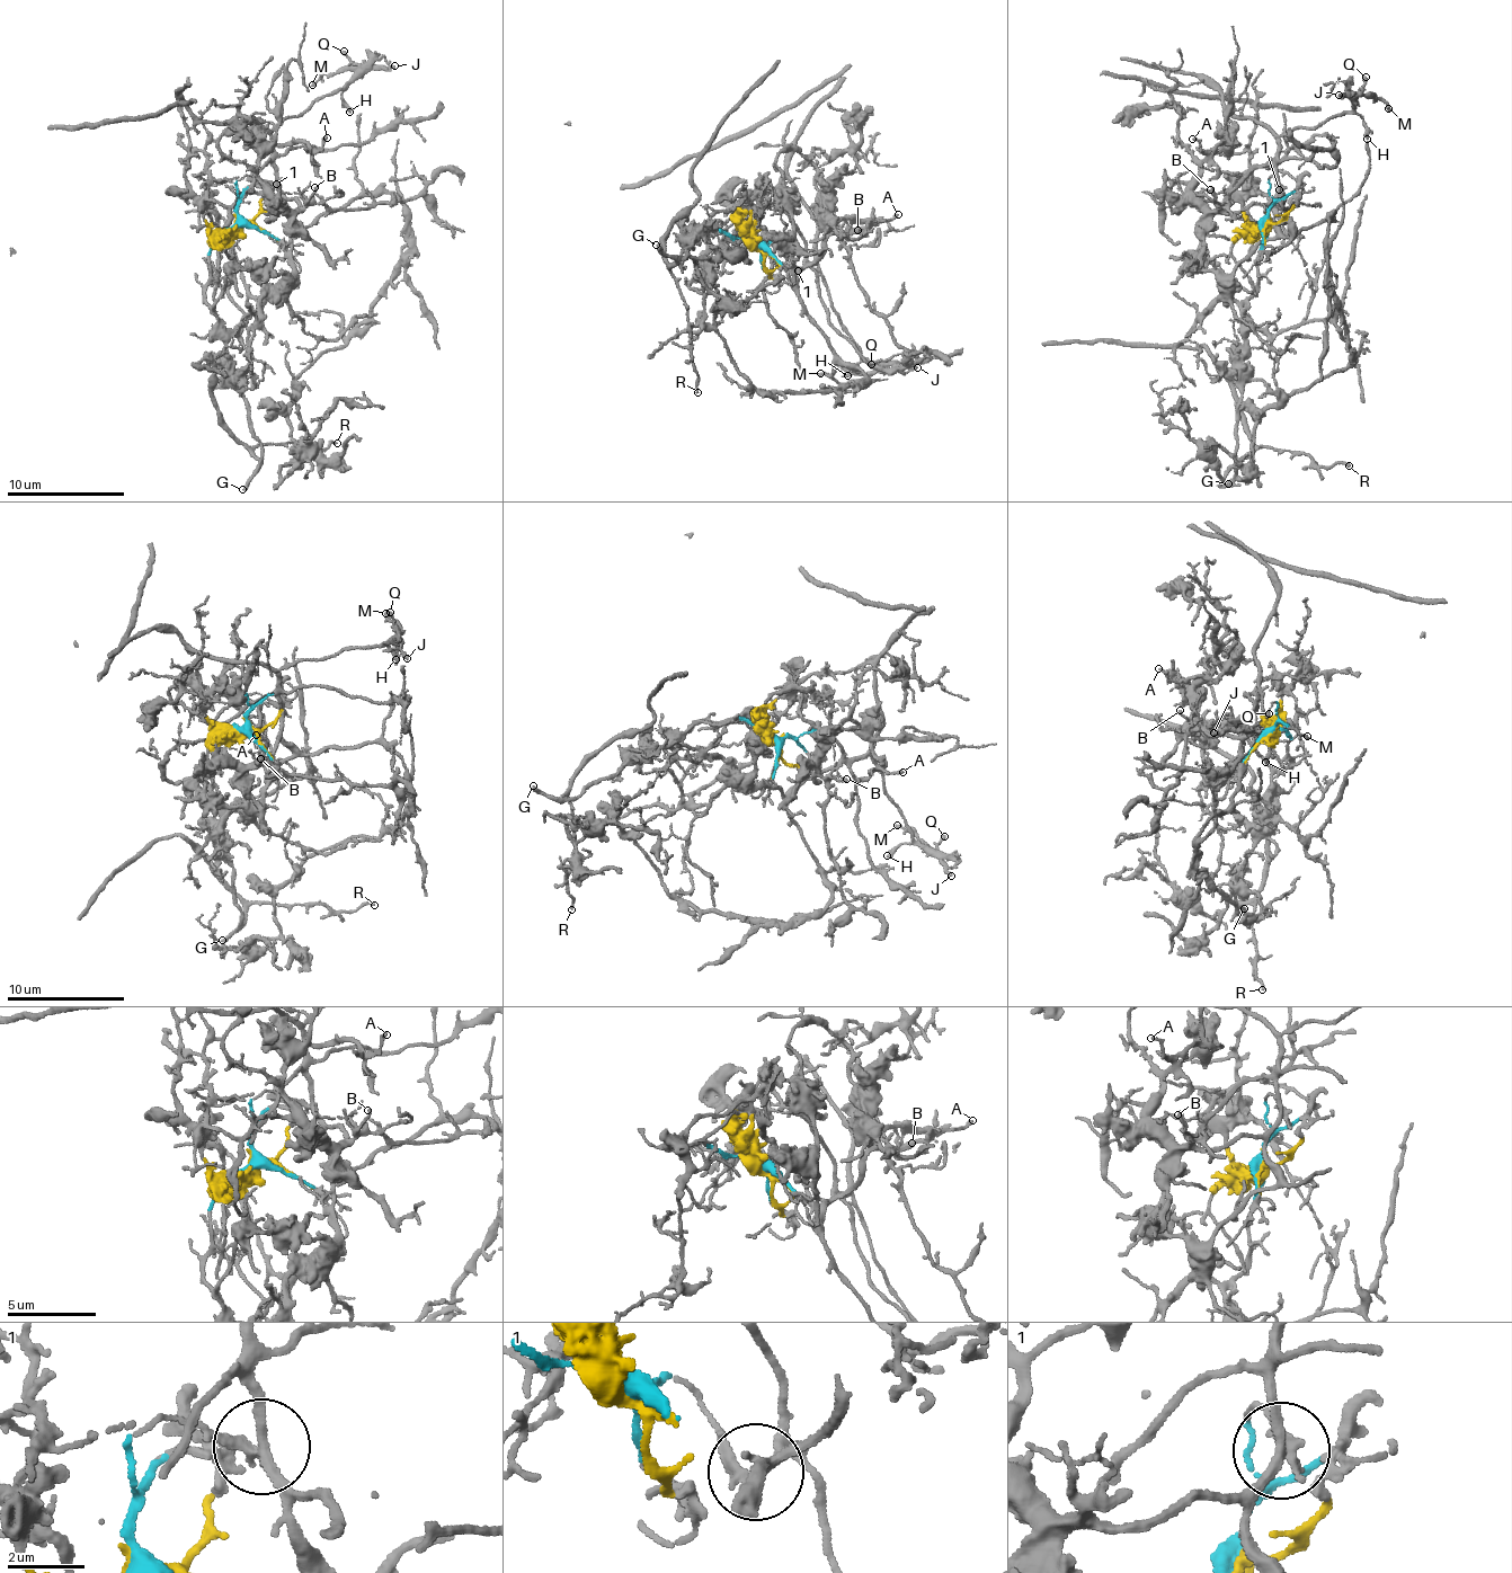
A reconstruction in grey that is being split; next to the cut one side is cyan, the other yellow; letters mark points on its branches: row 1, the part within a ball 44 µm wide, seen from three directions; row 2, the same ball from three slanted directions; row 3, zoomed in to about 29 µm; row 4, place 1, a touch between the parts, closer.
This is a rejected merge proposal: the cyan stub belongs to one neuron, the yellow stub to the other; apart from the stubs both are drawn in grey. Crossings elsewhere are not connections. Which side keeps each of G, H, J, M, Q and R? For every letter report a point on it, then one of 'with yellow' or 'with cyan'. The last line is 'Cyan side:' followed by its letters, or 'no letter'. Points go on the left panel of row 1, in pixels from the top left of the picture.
G: place (242, 489); with cyan
H: place (349, 112); with yellow
J: place (394, 65); with yellow
M: place (312, 85); with yellow
Q: place (344, 51); with yellow
R: place (337, 443); with cyan
Cyan side: G, R

